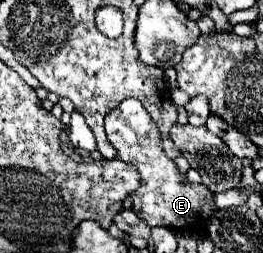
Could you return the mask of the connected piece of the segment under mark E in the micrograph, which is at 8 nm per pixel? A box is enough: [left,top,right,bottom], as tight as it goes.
[105,99,217,237]

